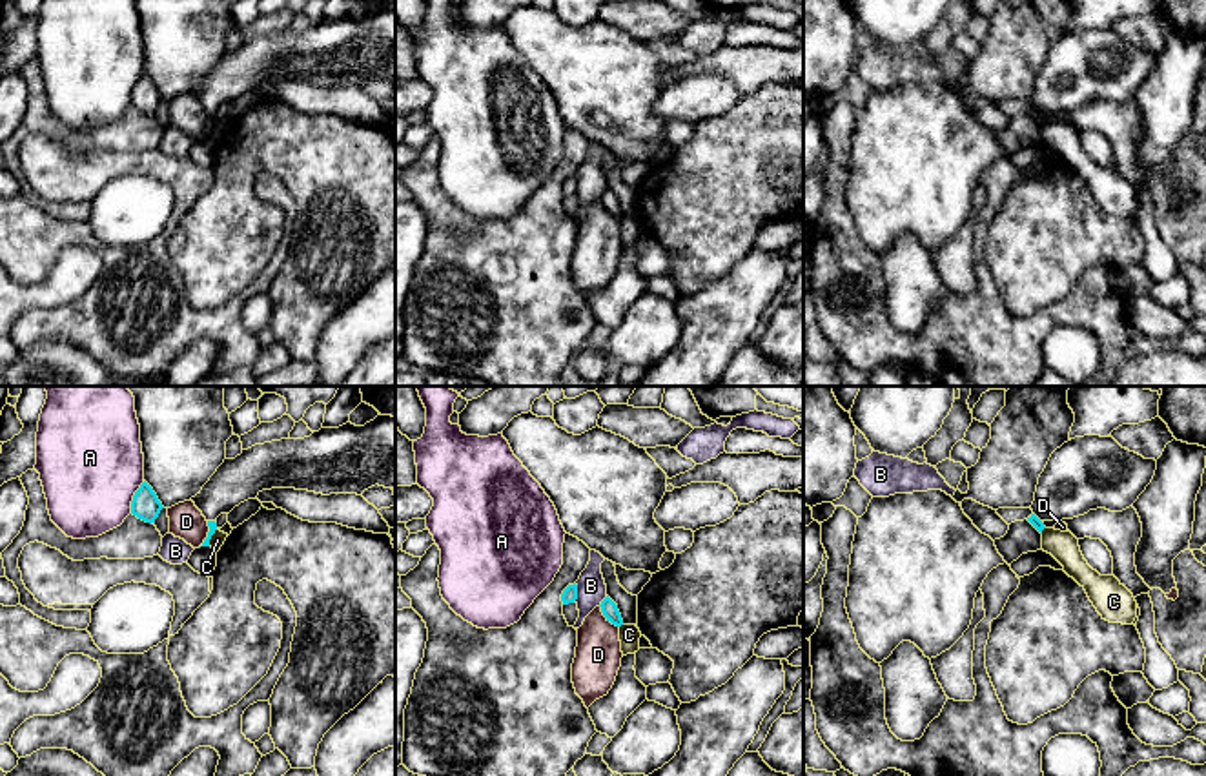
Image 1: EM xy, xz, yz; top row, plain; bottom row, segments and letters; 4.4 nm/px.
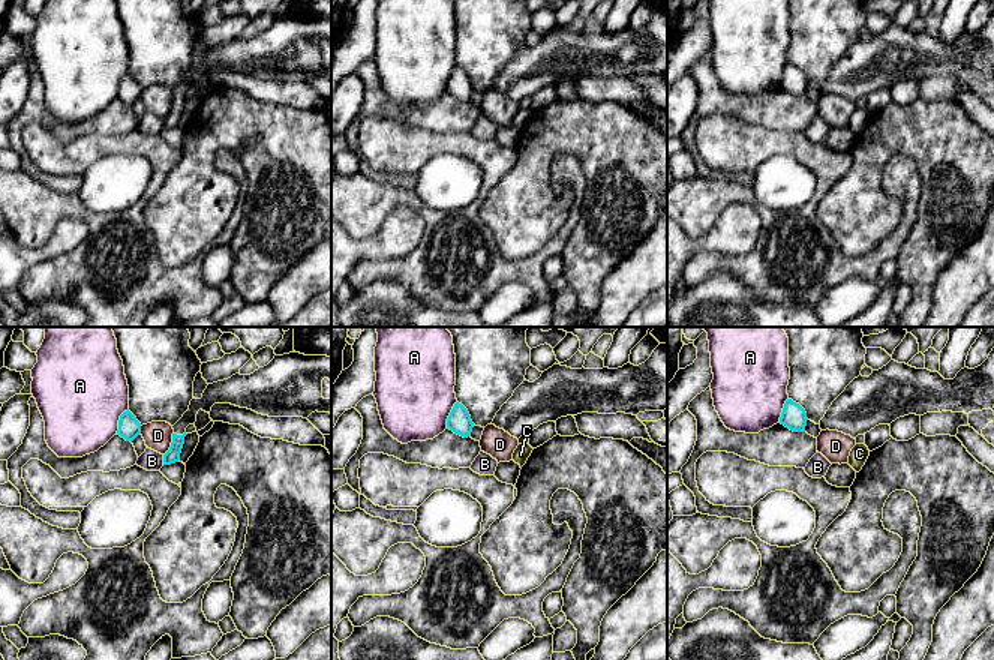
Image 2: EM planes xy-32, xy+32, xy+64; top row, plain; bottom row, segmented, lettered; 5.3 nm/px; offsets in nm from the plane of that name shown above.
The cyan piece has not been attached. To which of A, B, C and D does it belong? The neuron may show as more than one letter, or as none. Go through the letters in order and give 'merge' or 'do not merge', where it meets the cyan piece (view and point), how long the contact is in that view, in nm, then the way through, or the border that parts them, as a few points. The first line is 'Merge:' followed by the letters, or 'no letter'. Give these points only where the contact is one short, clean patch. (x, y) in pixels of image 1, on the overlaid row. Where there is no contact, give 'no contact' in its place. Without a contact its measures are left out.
Merge: no letter
A: do not merge; meets cyan in xy at (133, 498); contact 160 nm long
B: do not merge; meets cyan in xz at (576, 592); contact 80 nm long; border along xz (574, 583), (576, 600)
C: do not merge; meets cyan in xy at (210, 538); contact 90 nm long; border along xy (217, 529), (208, 545)
D: do not merge; meets cyan in xz at (607, 618); contact 130 nm long

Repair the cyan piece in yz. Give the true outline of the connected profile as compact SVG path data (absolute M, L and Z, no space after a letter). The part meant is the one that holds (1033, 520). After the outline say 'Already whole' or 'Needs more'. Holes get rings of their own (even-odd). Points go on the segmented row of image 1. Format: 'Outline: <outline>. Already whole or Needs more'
Outline: M1109 435L1075 437L1051 454L1027 521L1042 534L1046 521L1073 519L1097 508L1122 512L1133 506L1155 470L1155 459L1122 448Z. Needs more

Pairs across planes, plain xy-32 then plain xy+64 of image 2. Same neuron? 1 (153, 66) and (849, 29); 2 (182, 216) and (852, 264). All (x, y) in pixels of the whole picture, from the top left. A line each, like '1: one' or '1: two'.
1: one
2: two

